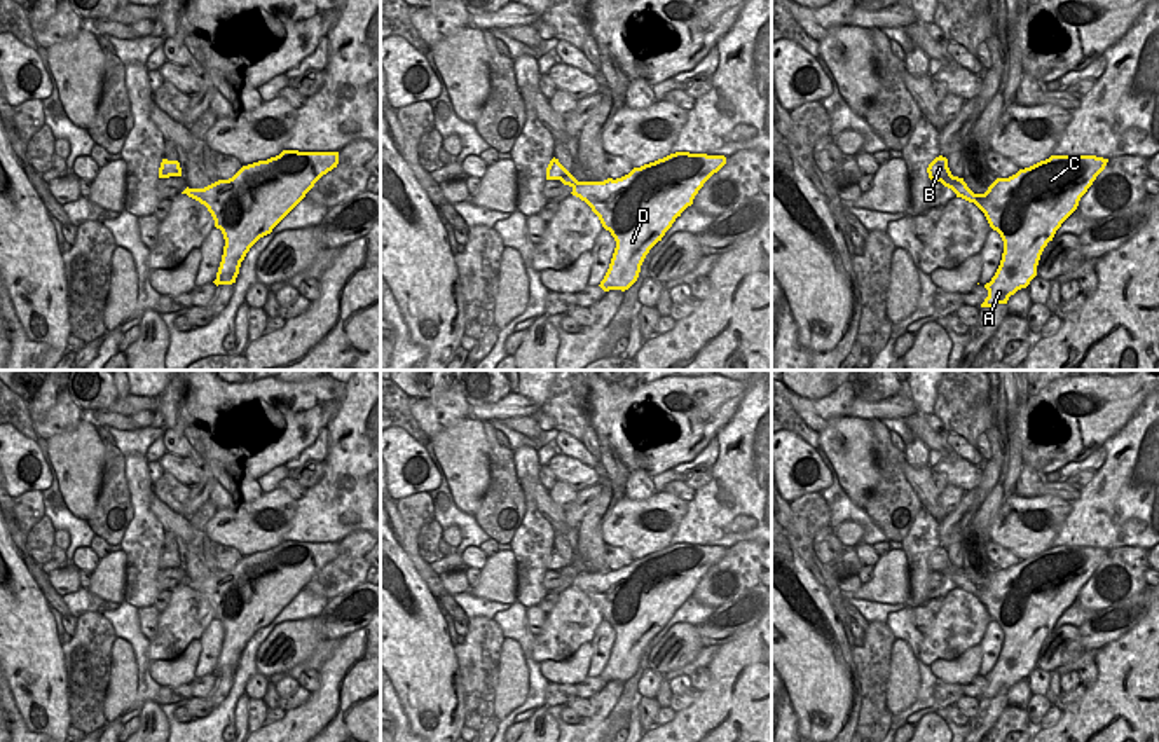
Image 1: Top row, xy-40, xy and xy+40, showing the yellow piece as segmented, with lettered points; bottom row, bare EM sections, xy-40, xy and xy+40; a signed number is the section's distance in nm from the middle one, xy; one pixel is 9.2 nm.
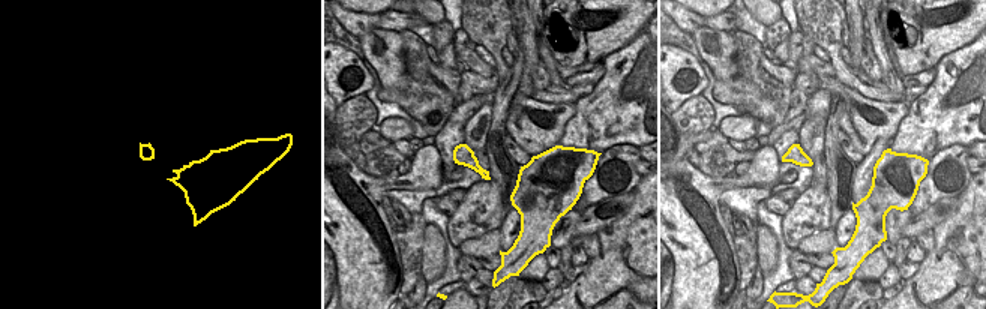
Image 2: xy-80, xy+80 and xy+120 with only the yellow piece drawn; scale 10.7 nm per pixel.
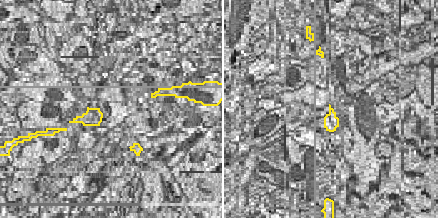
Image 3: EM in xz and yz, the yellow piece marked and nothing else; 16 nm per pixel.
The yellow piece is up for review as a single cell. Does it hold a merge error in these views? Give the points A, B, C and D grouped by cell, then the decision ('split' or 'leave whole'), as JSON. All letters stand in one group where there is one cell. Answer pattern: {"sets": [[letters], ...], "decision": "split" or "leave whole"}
{"sets": [["A", "C", "D"], ["B"]], "decision": "split"}

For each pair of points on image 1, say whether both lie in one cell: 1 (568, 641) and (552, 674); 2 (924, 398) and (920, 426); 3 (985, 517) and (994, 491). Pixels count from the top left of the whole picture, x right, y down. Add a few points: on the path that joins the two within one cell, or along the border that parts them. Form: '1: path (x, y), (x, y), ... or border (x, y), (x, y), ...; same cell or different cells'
1: border (589, 641), (566, 659), (540, 664); different cells
2: border (918, 411), (925, 414); different cells
3: path (987, 510), (992, 498); same cell

